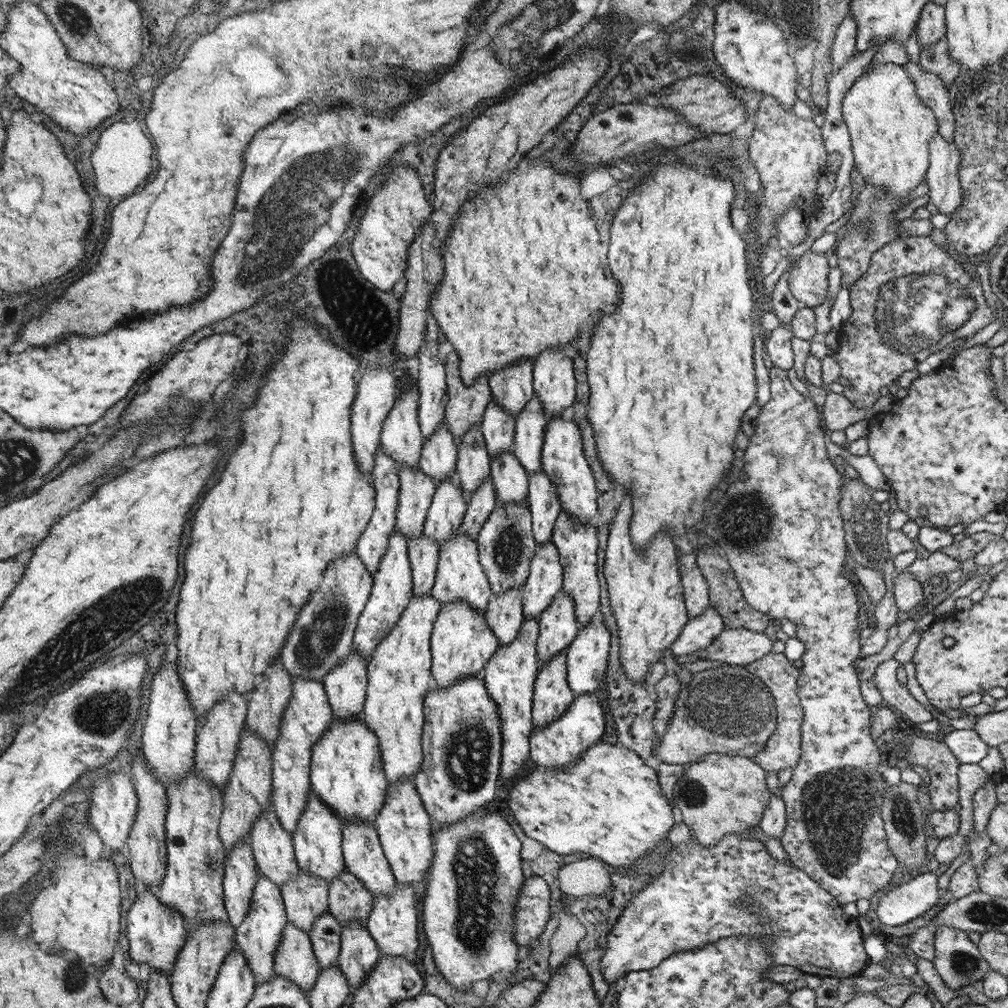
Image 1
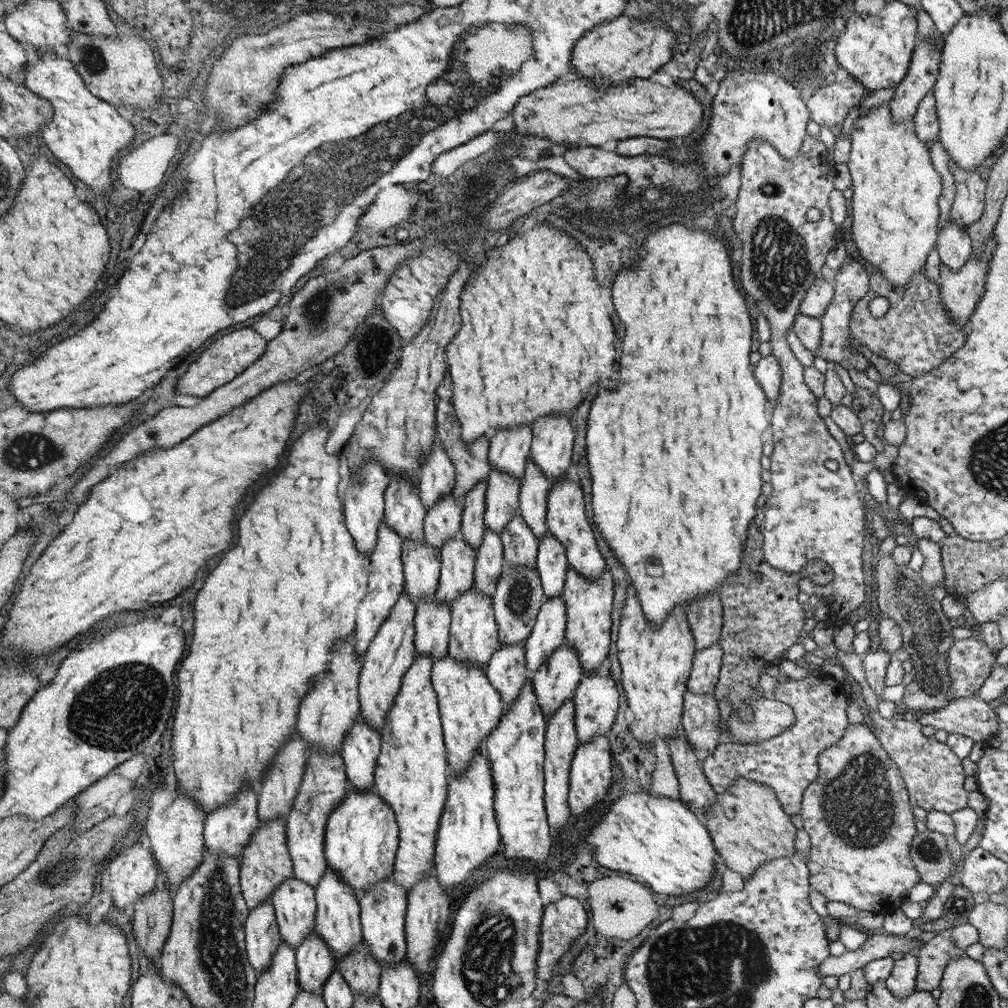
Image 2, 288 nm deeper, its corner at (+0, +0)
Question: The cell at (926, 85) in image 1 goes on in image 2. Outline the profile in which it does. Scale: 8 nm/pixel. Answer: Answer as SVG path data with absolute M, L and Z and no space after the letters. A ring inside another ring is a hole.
M951 160L947 164L947 170L951 172L955 180L955 200L949 210L951 222L957 222L961 226L969 226L977 222L985 208L985 182L979 178L977 172L963 172L957 168L957 164Z

